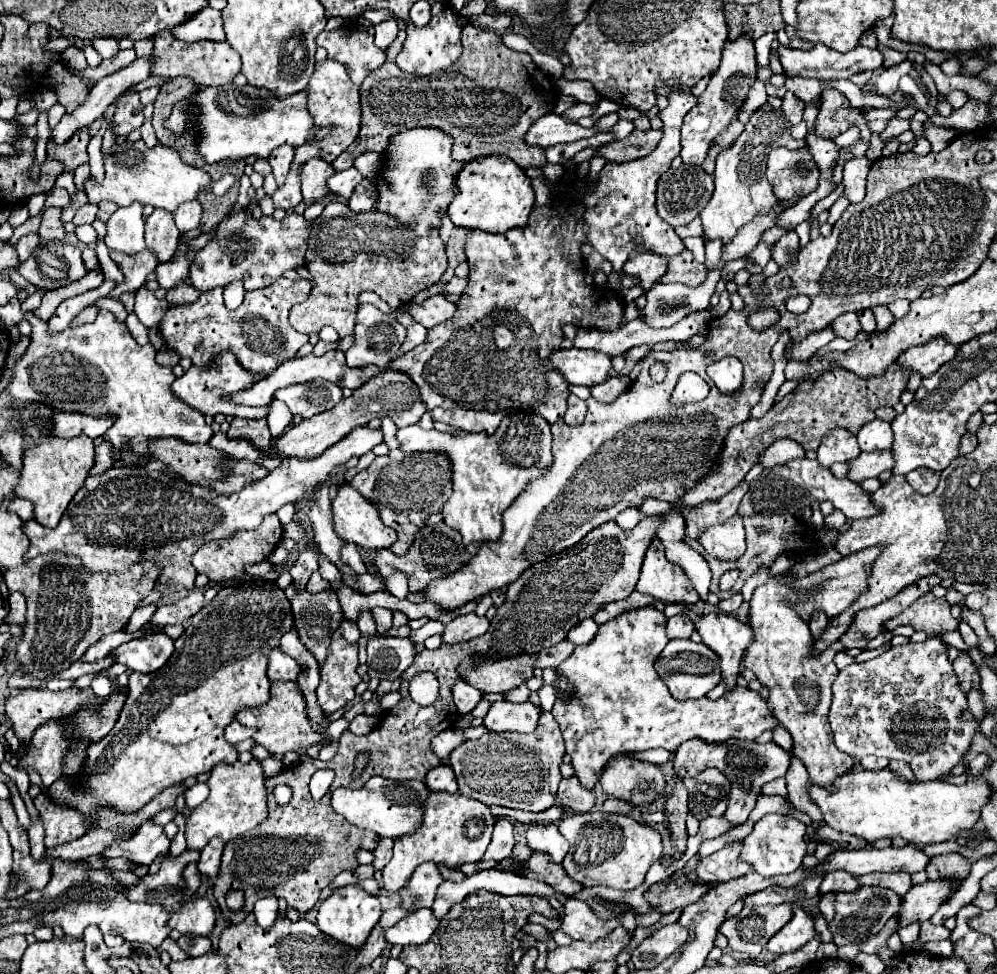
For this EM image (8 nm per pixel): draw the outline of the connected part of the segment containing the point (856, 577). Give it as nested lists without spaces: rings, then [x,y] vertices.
[[[881,545],[867,547],[867,549],[861,549],[861,551],[857,551],[849,557],[843,557],[841,561],[817,571],[817,573],[807,575],[805,579],[799,579],[797,585],[805,585],[805,587],[821,585],[821,593],[817,593],[817,597],[813,597],[813,601],[809,601],[809,605],[801,605],[801,613],[805,613],[805,619],[809,621],[809,617],[813,615],[815,609],[825,609],[825,613],[829,613],[829,617],[837,617],[839,613],[849,609],[857,601],[857,597],[861,593],[865,593],[867,581],[869,581],[869,575],[871,575],[871,567],[873,567],[873,563],[877,561],[879,555],[881,555]]]

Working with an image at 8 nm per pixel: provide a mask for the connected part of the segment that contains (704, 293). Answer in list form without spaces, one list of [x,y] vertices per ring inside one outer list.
[[[713,269],[707,273],[707,279],[699,287],[685,287],[682,283],[665,284],[657,281],[647,293],[647,305],[641,309],[641,319],[655,327],[671,327],[681,321],[685,315],[707,309],[709,299],[715,293],[715,285],[719,281],[721,269]]]

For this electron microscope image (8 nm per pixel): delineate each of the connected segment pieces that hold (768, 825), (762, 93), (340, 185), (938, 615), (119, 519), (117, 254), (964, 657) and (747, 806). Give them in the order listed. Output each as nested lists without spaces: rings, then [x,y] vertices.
[[[775,813],[765,815],[755,823],[753,831],[743,839],[741,859],[751,863],[753,869],[763,877],[793,873],[803,863],[803,857],[807,855],[805,835],[807,835],[807,827],[799,819],[787,815],[775,815]]]
[[[757,79],[755,81],[755,85],[753,85],[753,89],[751,89],[751,93],[749,93],[749,97],[747,97],[747,101],[745,101],[745,109],[741,111],[741,121],[743,123],[749,123],[749,117],[759,109],[759,107],[763,107],[767,103],[767,91],[765,91],[765,85]]]
[[[351,167],[347,171],[341,171],[341,173],[335,173],[333,177],[329,177],[327,187],[329,187],[329,193],[333,197],[349,199],[351,191],[355,189],[357,183],[361,183],[361,173],[355,167]]]
[[[931,593],[919,597],[909,609],[905,609],[895,619],[885,621],[885,629],[893,631],[899,625],[913,625],[917,631],[925,631],[927,635],[941,631],[955,631],[959,621],[951,615],[951,603],[941,597],[933,597]]]
[[[367,425],[355,427],[321,457],[313,461],[283,459],[281,465],[265,479],[251,483],[229,497],[193,487],[187,481],[173,479],[163,471],[145,471],[141,467],[119,465],[103,475],[87,477],[55,529],[43,527],[35,519],[23,523],[23,533],[29,537],[25,559],[51,551],[63,551],[65,555],[79,557],[89,573],[127,571],[131,565],[151,559],[161,567],[155,591],[161,595],[191,591],[197,577],[191,565],[191,555],[201,545],[217,539],[229,539],[237,531],[257,529],[265,515],[277,513],[287,503],[295,505],[305,501],[337,467],[345,465],[351,457],[365,455],[379,443],[383,443],[381,429],[371,429]]]
[[[143,249],[141,253],[137,255],[125,255],[121,251],[111,251],[111,259],[119,263],[123,275],[125,275],[125,281],[119,283],[109,297],[115,297],[119,299],[121,293],[125,291],[137,291],[149,273],[155,273],[157,265],[159,265],[159,259],[155,257],[155,253],[151,249]]]
[[[965,651],[961,653],[961,657],[957,657],[953,669],[955,669],[955,673],[957,673],[957,677],[959,677],[959,681],[961,681],[963,689],[965,689],[965,693],[967,693],[969,689],[973,689],[973,687],[979,687],[977,667],[973,665],[971,657],[969,657]]]
[[[741,783],[733,785],[731,793],[729,793],[729,807],[725,811],[725,817],[735,825],[737,823],[745,823],[759,797],[761,797],[759,791],[743,787]]]

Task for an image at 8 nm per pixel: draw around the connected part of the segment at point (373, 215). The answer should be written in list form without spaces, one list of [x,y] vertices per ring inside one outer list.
[[[329,203],[323,209],[323,213],[311,221],[305,267],[309,269],[313,277],[313,289],[307,301],[291,309],[289,321],[293,329],[305,335],[313,335],[313,333],[319,333],[323,327],[331,325],[339,333],[339,337],[347,337],[353,333],[357,307],[359,307],[359,295],[363,291],[377,293],[389,307],[397,309],[409,303],[419,291],[425,291],[439,281],[439,277],[447,269],[447,255],[437,231],[431,231],[431,235],[417,239],[413,237],[409,229],[405,229],[393,217],[377,213],[375,209],[365,213],[355,213],[345,203]]]

